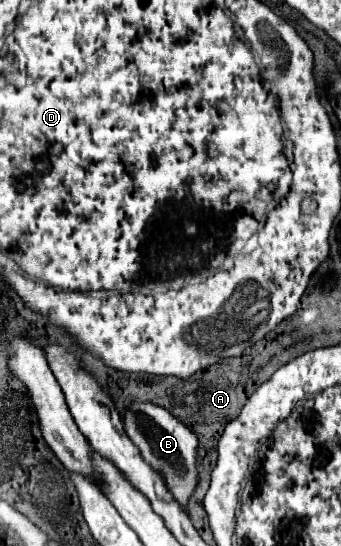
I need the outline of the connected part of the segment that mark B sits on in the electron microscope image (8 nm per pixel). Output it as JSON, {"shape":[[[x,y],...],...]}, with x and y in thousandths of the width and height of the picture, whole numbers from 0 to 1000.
{"shape":[[[387,736],[364,758],[364,784],[381,806],[405,817],[422,842],[481,872],[499,901],[510,912],[545,927],[551,912],[563,908],[581,886],[581,861],[575,861],[575,821],[581,802],[575,795],[545,784],[522,766],[510,766],[493,751],[452,744],[440,736]]]}

